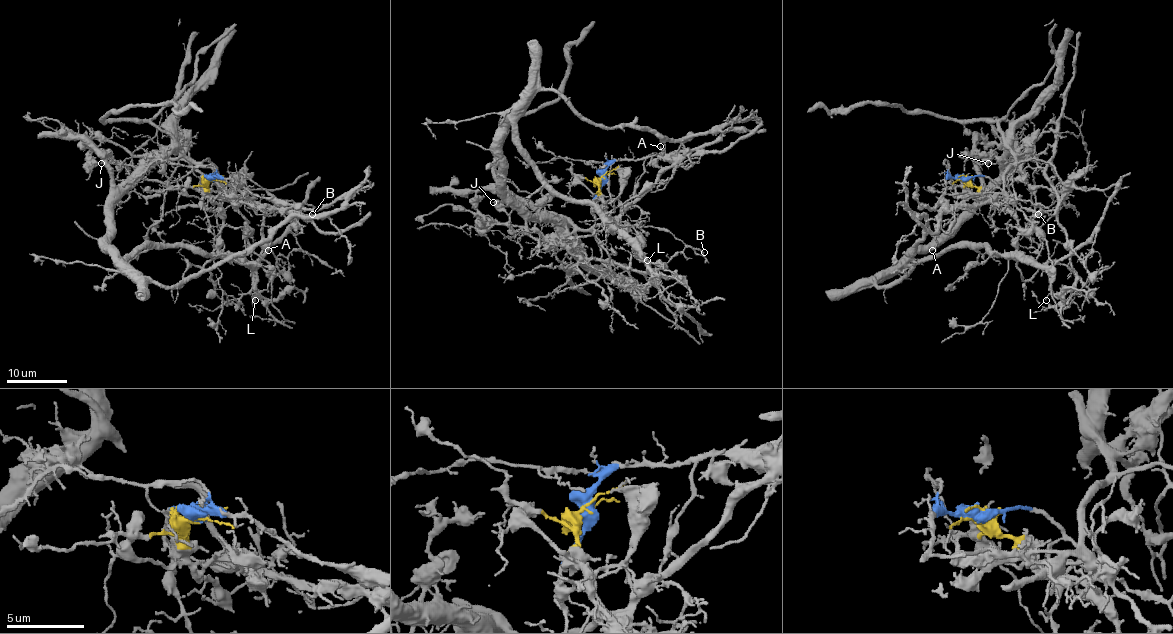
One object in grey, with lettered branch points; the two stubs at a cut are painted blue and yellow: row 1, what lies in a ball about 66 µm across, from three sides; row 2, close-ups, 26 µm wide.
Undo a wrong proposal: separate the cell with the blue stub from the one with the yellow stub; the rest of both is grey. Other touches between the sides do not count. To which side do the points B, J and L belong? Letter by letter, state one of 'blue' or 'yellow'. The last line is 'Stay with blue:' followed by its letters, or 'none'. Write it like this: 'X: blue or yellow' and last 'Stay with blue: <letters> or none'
B: blue
J: blue
L: yellow
Stay with blue: B, J

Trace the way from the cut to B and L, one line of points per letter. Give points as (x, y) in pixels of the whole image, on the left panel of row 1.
B: (210, 177), (200, 185), (213, 197), (215, 173), (186, 151), (270, 215), (312, 214)
L: (210, 176), (207, 179), (207, 195), (219, 207), (219, 252), (229, 252), (256, 273), (254, 300)

